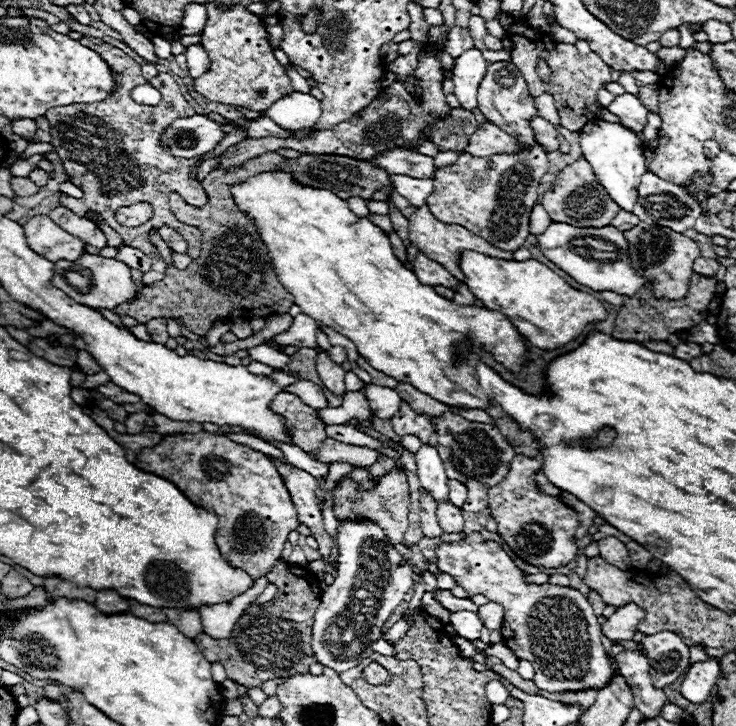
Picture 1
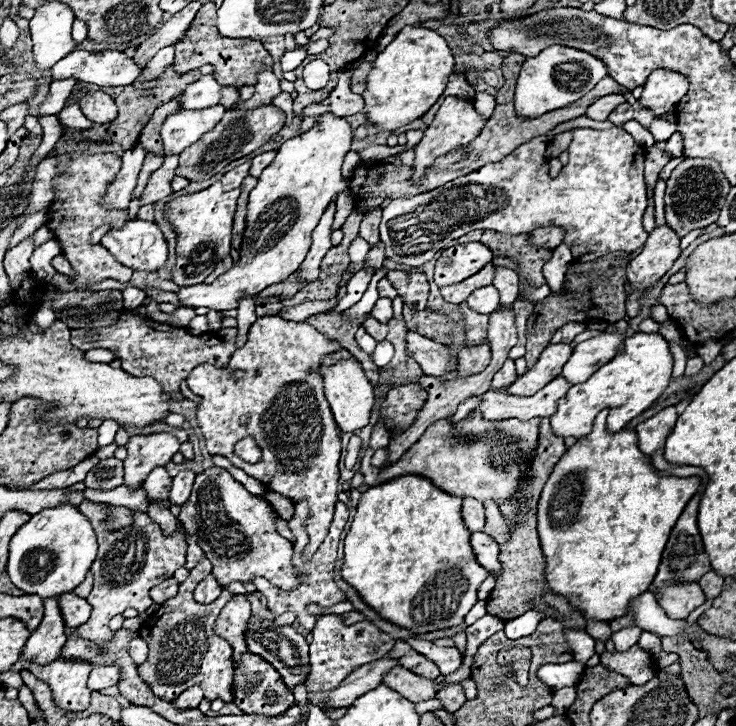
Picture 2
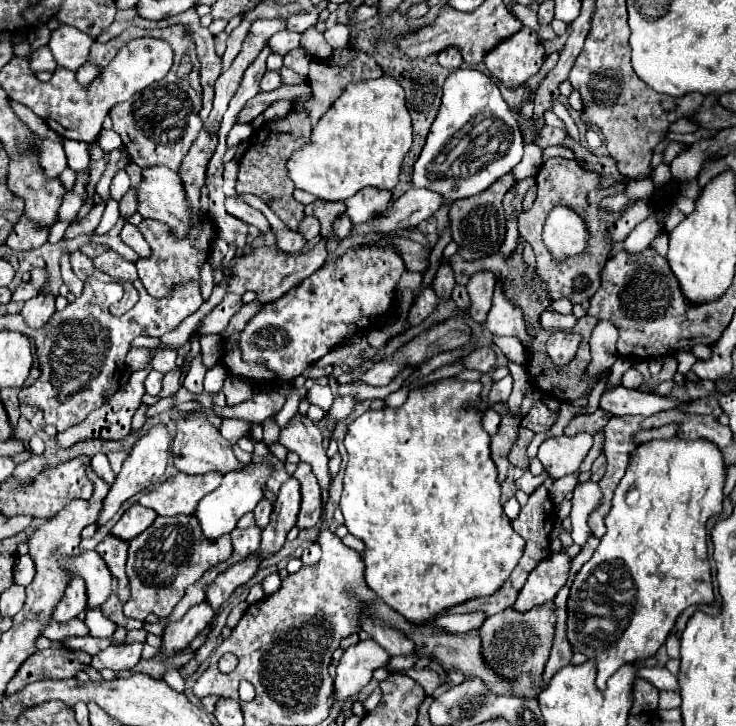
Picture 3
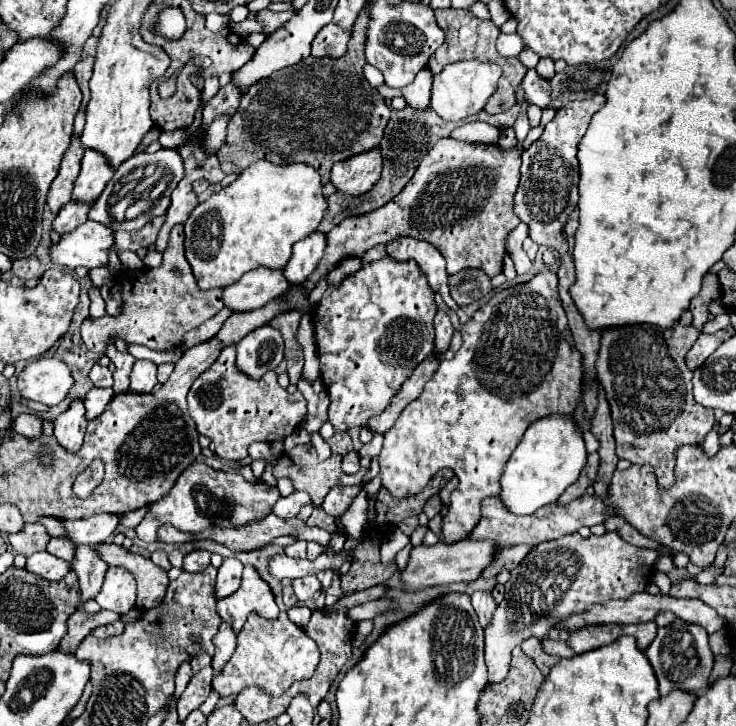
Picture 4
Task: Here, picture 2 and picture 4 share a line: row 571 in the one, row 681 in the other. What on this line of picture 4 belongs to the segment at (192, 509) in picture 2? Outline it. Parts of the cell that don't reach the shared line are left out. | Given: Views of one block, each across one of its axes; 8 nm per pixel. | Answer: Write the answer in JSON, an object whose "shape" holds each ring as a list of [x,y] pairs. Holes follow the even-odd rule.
{"shape":[[[280,612],[280,616],[274,622],[266,622],[260,614],[250,614],[250,618],[244,624],[244,630],[238,636],[238,646],[230,662],[214,676],[212,688],[222,696],[234,696],[242,692],[248,686],[262,688],[270,696],[280,696],[288,690],[288,686],[296,680],[310,678],[318,666],[320,650],[316,642],[300,628],[296,626],[286,612]]]}

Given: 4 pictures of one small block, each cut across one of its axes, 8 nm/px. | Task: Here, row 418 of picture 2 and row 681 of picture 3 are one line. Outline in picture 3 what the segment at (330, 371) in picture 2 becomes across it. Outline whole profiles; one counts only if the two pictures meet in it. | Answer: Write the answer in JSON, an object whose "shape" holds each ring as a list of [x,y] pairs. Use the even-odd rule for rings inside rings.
{"shape":[[[372,638],[348,646],[336,668],[336,700],[344,700],[358,694],[372,680],[372,672],[386,666],[388,660],[390,654]]]}

